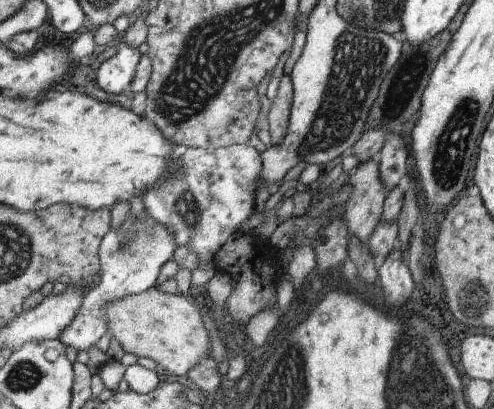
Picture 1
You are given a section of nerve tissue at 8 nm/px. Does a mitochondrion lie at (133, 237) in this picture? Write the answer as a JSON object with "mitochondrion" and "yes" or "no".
{"mitochondrion":"yes"}

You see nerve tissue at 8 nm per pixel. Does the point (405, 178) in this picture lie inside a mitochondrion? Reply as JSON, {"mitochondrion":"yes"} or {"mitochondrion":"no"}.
{"mitochondrion":"no"}

